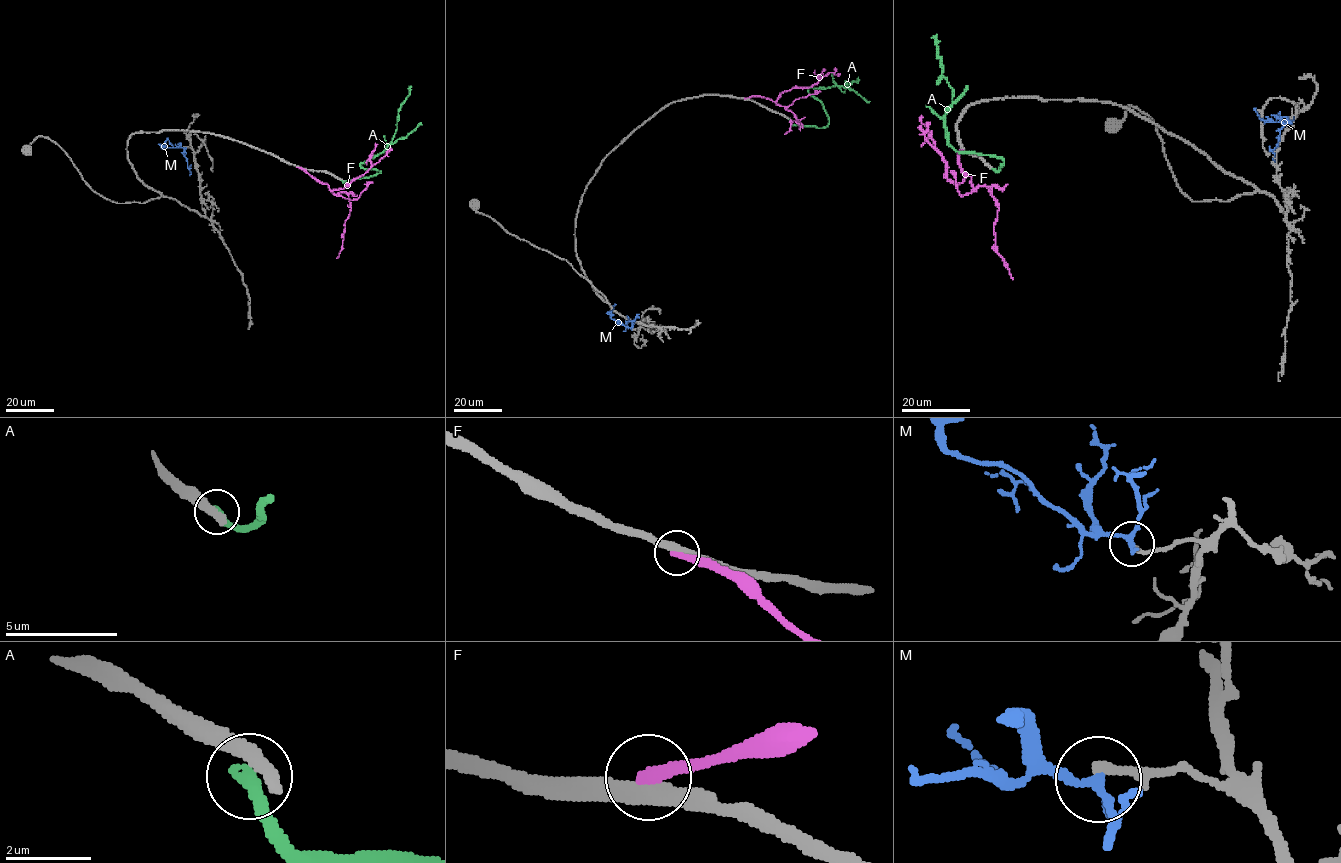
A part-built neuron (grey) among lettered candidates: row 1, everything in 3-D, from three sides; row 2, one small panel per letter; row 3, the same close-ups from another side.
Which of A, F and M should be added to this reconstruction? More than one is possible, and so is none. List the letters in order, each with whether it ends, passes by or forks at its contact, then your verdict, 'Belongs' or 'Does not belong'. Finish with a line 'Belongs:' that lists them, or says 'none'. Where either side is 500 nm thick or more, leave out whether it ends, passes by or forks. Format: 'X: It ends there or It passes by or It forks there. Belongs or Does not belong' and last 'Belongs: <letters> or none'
A: It ends there. Does not belong
F: It ends there. Does not belong
M: It passes by. Does not belong
Belongs: none

